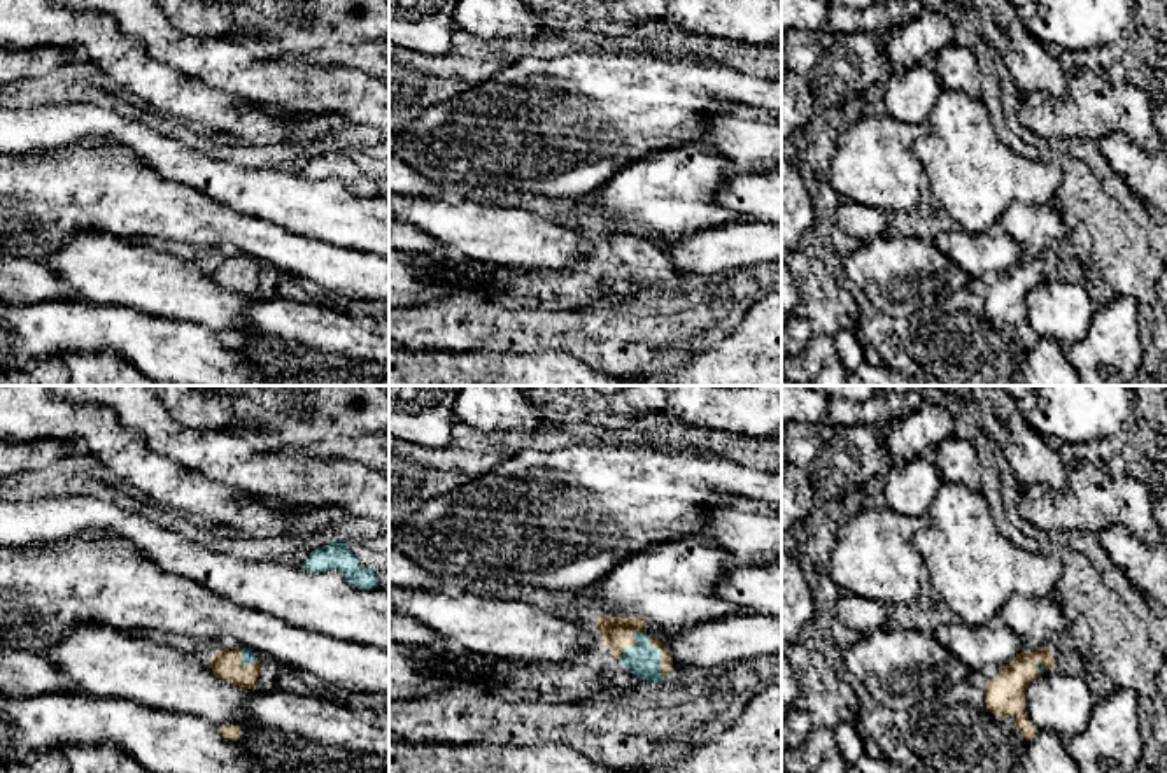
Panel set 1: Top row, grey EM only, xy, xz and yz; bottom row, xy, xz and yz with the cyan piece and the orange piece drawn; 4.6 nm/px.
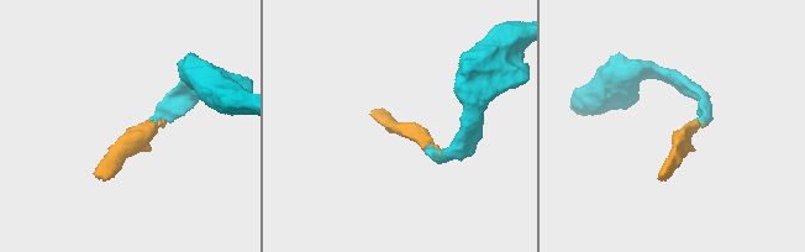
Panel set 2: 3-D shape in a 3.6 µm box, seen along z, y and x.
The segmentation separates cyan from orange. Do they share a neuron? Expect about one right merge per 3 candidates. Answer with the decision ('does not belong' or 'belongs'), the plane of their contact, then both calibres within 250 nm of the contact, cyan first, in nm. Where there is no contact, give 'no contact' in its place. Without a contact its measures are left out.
belongs; meets cyan in xz; 160 nm thick on the cyan side, 140 nm on the other

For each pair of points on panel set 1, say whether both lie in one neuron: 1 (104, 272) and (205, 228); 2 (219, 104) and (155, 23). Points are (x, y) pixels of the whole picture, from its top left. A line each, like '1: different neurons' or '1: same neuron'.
1: different neurons
2: different neurons

